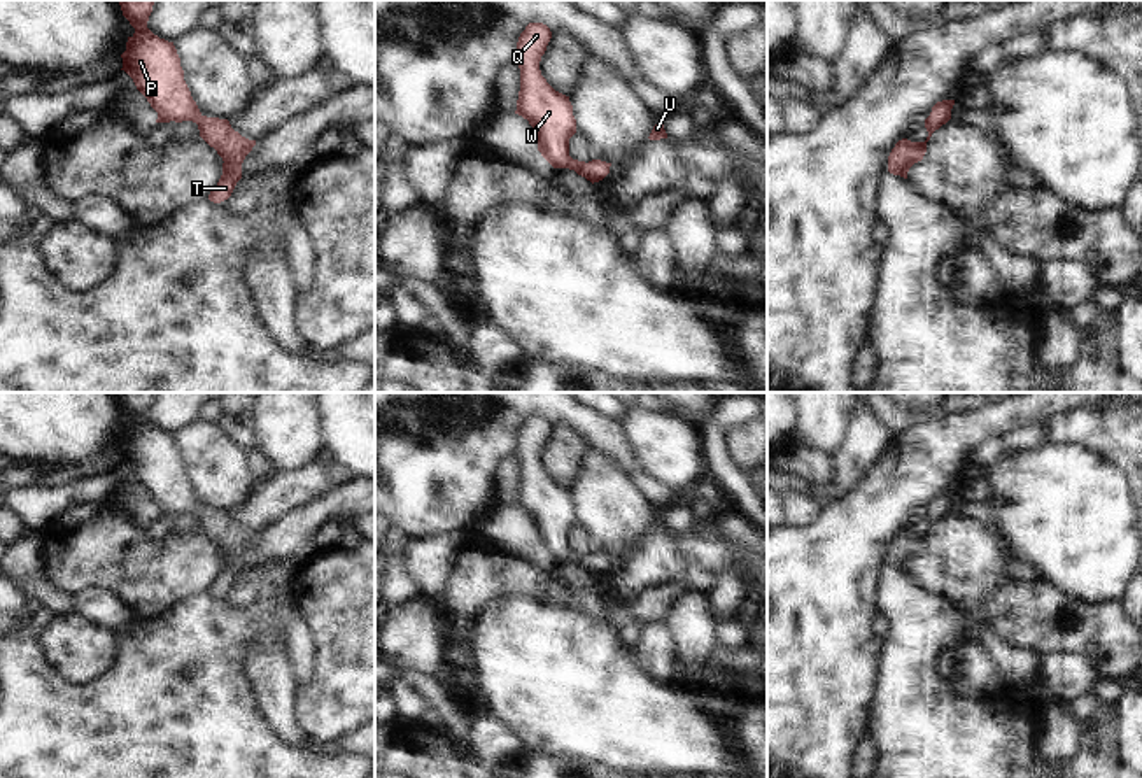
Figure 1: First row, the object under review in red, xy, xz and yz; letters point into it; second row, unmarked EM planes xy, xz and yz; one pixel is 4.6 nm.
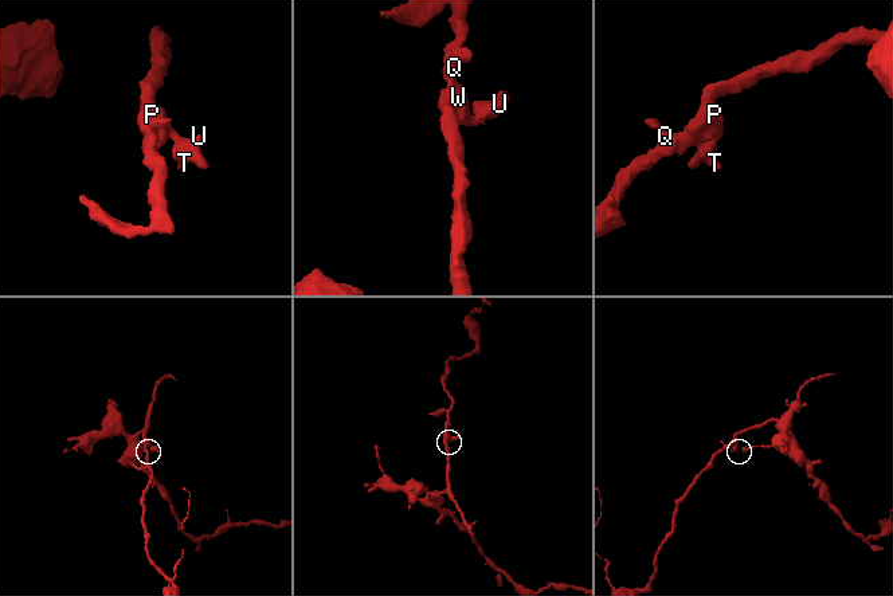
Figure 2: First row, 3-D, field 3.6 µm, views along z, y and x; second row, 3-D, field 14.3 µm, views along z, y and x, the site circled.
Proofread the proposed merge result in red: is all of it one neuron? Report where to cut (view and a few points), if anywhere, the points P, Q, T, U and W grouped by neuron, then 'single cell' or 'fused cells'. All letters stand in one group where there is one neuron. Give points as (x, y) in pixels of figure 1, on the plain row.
no cut; P Q T U W; single cell

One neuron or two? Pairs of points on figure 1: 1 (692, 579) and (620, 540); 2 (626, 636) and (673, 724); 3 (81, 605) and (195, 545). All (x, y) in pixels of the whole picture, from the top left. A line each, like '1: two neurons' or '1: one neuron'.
1: two neurons
2: two neurons
3: two neurons

